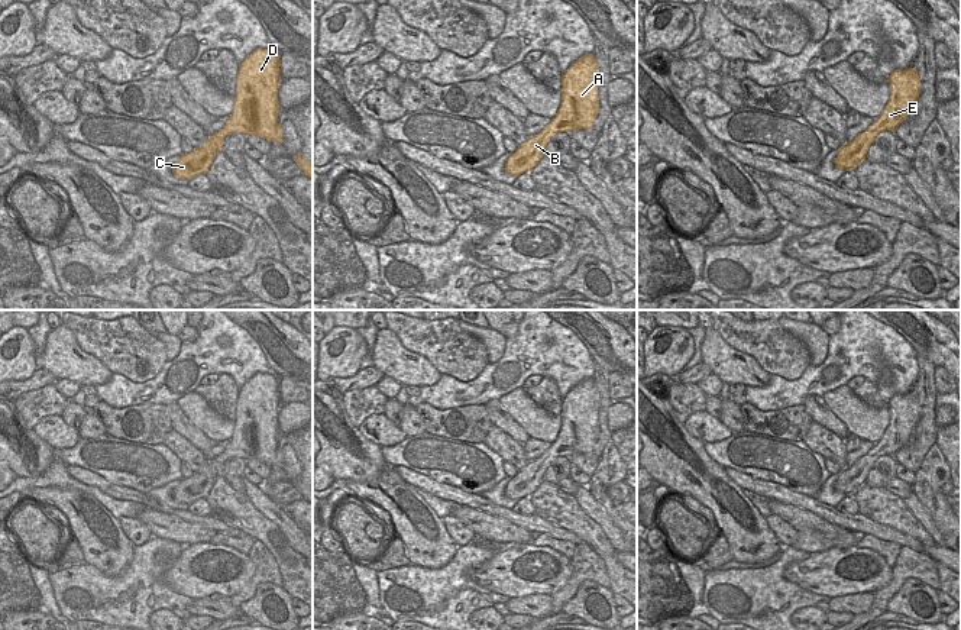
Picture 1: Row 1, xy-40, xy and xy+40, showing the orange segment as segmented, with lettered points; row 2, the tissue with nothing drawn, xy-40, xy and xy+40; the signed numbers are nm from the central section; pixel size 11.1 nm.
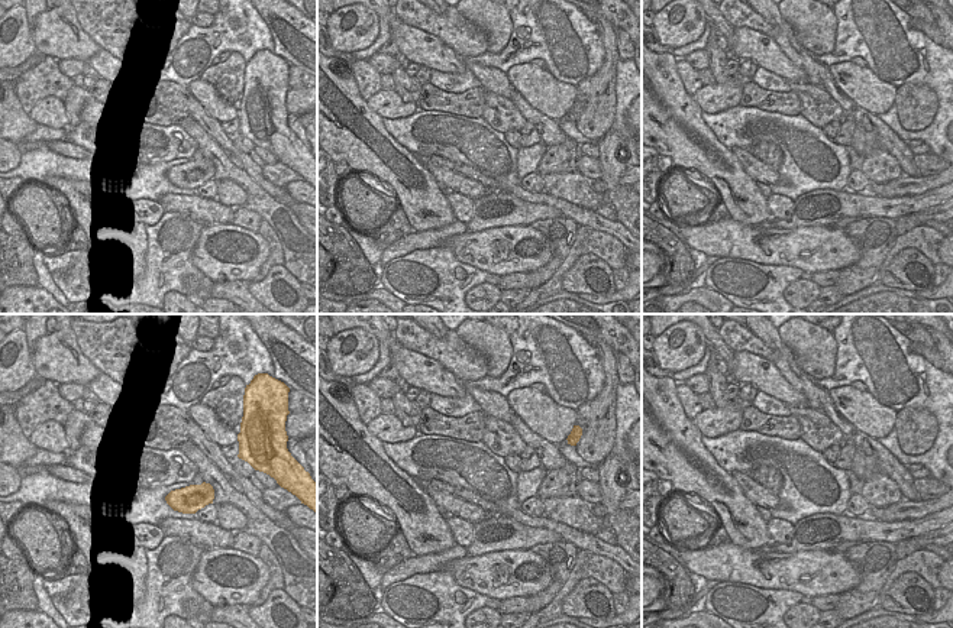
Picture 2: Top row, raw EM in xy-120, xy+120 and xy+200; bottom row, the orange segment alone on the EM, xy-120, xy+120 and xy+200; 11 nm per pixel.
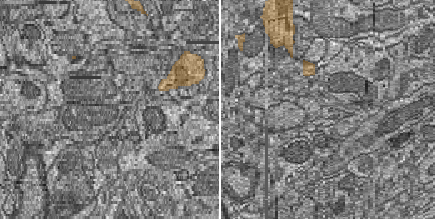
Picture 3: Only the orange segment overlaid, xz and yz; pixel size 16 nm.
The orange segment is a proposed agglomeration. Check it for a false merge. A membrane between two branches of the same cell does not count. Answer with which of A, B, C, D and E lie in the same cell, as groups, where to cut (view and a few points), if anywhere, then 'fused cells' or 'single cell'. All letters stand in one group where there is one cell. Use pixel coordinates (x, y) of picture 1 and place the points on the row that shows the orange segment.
groups A B C D E; cut none; single cell

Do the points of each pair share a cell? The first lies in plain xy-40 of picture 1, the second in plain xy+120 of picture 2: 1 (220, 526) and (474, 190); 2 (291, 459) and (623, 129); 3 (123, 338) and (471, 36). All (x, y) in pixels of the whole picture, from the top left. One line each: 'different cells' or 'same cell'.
1: different cells
2: different cells
3: same cell

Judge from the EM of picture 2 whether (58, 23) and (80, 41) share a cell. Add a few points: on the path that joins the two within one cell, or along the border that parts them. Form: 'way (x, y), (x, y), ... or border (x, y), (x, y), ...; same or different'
way (64, 29), (74, 39); same

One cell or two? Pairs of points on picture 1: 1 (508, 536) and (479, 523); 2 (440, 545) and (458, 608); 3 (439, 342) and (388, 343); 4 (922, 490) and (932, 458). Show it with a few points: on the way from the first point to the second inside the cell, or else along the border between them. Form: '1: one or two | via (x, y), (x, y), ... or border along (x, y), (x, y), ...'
1: one | via (501, 530), (487, 526)
2: two | border along (459, 548), (439, 568), (411, 565)
3: two | border along (387, 328), (407, 349), (421, 354), (430, 362)
4: one | via (928, 482), (932, 465)

